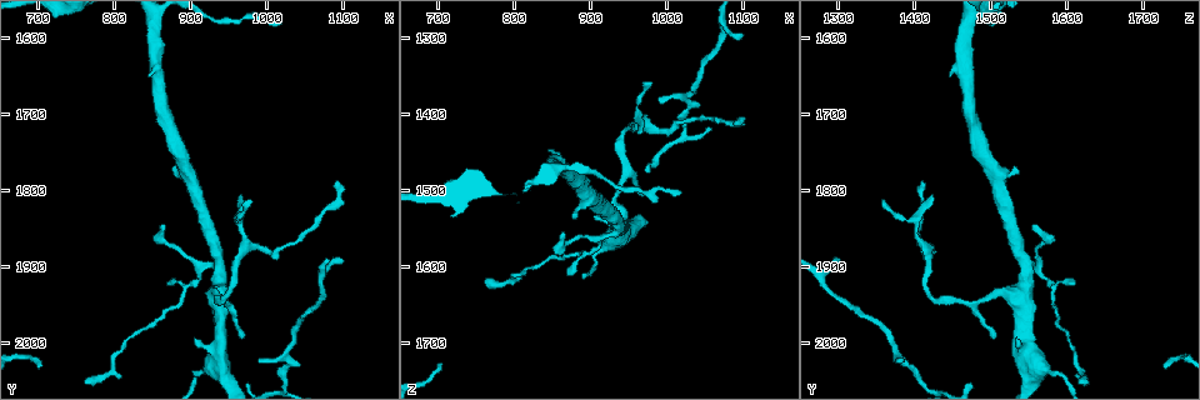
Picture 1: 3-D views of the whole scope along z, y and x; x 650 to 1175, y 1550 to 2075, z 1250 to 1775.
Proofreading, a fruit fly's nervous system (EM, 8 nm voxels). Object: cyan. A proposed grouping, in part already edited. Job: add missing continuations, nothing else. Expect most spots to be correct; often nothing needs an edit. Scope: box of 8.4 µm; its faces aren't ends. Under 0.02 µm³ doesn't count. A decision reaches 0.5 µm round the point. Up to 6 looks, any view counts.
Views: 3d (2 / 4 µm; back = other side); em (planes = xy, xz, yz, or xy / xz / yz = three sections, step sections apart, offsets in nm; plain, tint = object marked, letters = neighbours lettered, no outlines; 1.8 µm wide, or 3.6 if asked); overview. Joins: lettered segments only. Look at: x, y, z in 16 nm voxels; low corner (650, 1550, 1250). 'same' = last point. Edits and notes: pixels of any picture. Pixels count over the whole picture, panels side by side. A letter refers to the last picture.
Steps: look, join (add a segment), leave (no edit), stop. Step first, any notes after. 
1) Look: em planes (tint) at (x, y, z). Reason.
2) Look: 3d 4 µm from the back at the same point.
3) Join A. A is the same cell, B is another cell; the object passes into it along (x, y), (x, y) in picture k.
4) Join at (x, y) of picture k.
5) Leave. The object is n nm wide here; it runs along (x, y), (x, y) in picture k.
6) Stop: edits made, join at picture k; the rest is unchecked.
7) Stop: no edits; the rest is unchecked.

Look: em 3.6 µm planes (plain) at (920, 1895, 1560). Three arms meet.

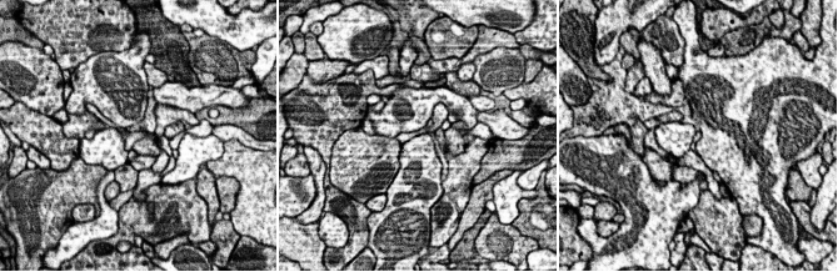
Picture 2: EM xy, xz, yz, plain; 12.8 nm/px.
Look: em 3.6 µm planes (tint) at the same point. With the object marked.

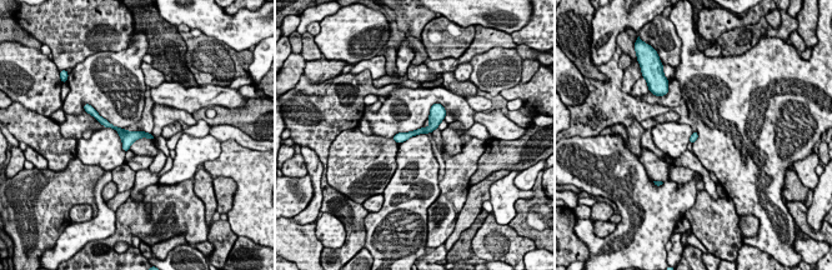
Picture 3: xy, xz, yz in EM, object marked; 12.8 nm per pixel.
Look: em 3.6 µm planes (letters) at the same point.

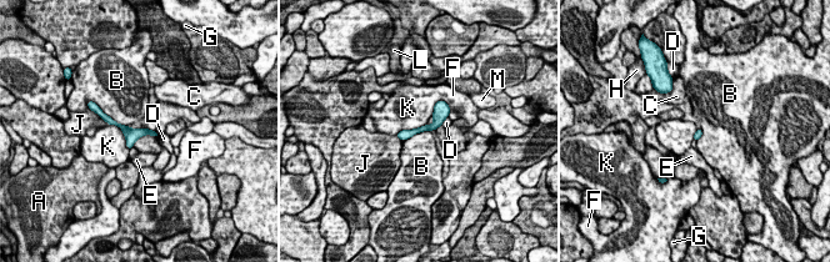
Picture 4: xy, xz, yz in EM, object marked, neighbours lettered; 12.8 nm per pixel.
Leave. A, B, C, D, E, F, G, H, J, K, L and M are other cells; a border runs along (109, 124), (121, 130), (129, 150) in picture 4; no lettered segment goes on from it.

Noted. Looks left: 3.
Look: 3d 2 µm at (990, 2025, 1385). Tapers out.

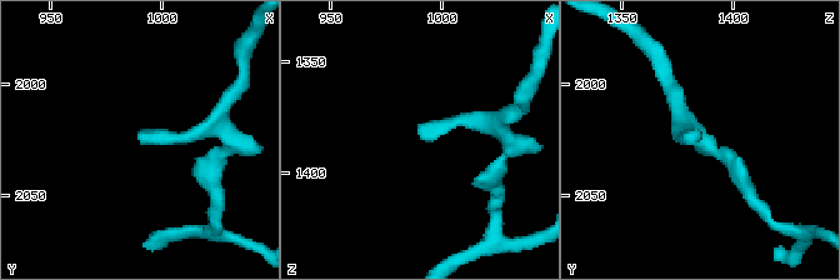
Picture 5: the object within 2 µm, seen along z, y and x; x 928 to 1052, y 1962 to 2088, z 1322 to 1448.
Look: em 3.6 µm planes (letters) at (990, 2025, 1384). Need the tissue.

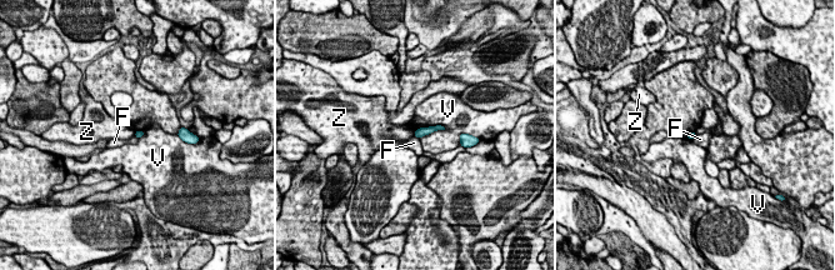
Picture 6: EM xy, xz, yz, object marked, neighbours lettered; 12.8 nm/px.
Leave. The object is 90 nm wide here; F, V and Z are other cells; none of them fits.

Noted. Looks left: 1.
Stop: no edits; the rest is unchecked.

